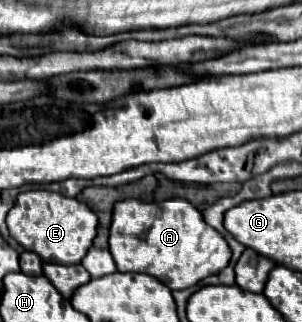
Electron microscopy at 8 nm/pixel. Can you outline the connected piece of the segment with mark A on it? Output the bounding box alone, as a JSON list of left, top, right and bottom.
[109,199,231,291]

